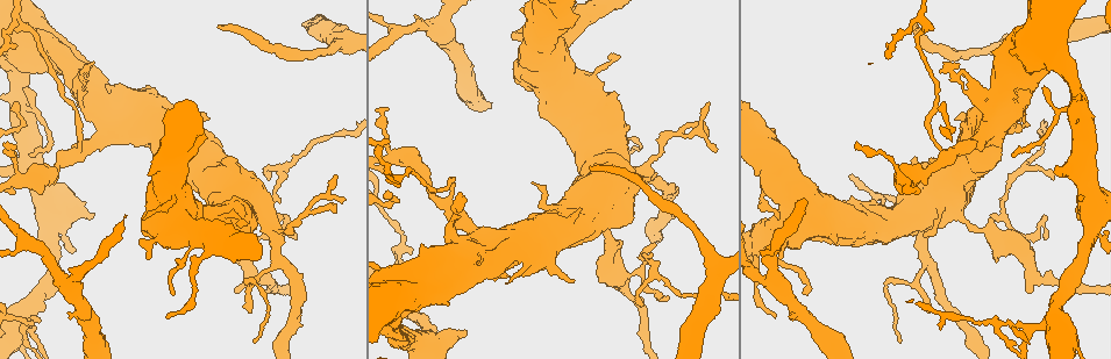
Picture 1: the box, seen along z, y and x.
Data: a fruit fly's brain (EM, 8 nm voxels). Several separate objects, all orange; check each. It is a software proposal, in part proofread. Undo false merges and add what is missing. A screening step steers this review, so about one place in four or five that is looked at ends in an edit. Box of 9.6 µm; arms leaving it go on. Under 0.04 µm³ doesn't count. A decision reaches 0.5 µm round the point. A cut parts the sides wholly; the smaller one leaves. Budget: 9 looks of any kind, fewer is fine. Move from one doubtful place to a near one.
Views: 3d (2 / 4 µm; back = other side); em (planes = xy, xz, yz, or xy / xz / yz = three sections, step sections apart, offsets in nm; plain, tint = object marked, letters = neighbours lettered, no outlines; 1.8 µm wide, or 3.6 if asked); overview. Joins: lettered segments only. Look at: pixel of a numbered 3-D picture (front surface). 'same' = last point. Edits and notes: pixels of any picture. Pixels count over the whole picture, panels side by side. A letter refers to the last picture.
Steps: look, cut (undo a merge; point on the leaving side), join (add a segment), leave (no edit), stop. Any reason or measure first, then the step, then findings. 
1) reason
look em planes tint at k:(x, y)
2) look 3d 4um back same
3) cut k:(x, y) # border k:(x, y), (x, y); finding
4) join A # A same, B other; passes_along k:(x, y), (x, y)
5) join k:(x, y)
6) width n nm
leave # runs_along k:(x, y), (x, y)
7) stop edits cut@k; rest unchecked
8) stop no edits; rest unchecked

side arm on a straight run
look 3d 4um at 1:(30, 240)

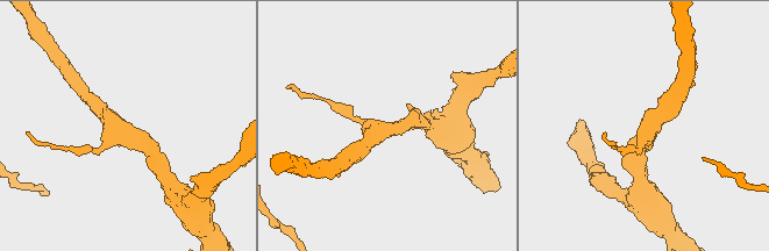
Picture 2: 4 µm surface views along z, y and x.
look em planes letters at 2:(381, 132)

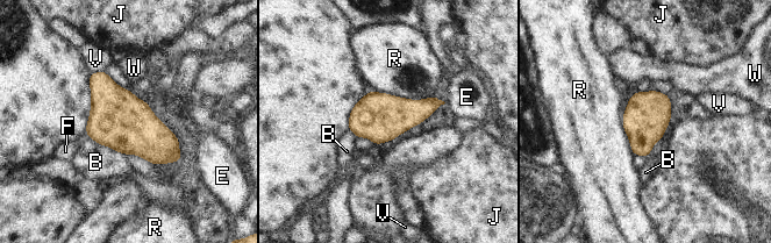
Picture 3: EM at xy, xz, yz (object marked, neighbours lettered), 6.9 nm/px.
width 300 nm
leave # B other, E other, F other, J other, R other, V other, W other; border 3:(370, 90), (408, 99), (426, 99); all the same neuron

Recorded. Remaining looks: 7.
thick turns thin
look 3d 4um at 1:(255, 209)

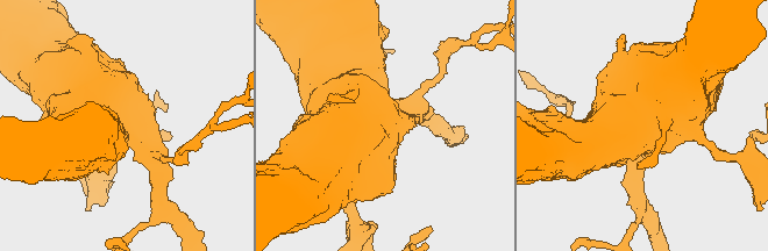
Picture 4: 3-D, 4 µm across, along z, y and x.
look em 3.6um xy step 16 tint same

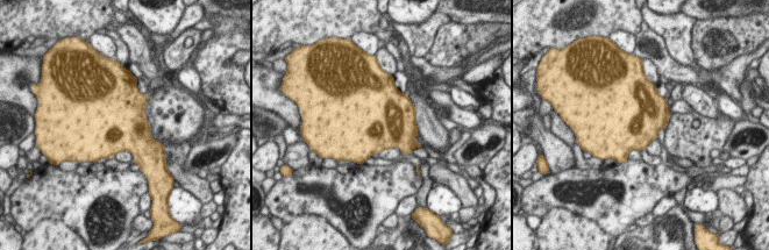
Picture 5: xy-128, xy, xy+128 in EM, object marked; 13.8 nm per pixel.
cut it another way
look em 3.6um planes letters same

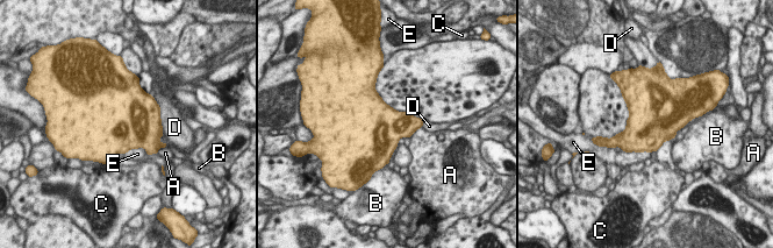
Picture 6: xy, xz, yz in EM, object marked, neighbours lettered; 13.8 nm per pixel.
width 700 nm
leave # A other, B other, C other, D other, E other; border 6:(622, 150), (651, 153); one neuron here

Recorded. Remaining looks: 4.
two arms in line, one across
look em planes letters at 1:(1012, 324)

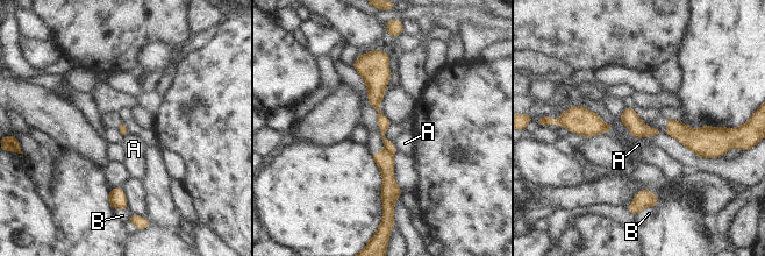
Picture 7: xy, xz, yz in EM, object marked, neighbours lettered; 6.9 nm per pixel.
longest_contact A 80 nm
cut 7:(383, 121) # A other, B other; part_leaving 7:(377, 58), (376, 105), (393, 150); a second neuron is stuck on

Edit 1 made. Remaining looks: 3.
a narrow waist
look 3d 2um at 1:(76, 153)

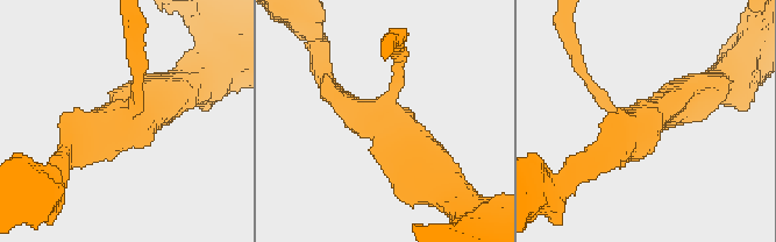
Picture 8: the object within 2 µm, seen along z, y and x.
arms 3; now the EM
look em planes letters at 8:(131, 112)

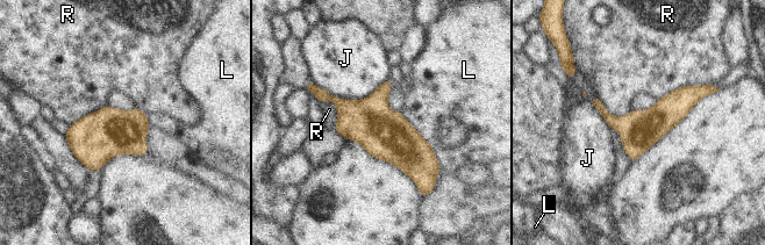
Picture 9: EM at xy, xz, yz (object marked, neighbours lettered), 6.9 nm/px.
longest_contact J 550 nm
leave # J other, L other, R other; runs_along 9:(319, 92), (366, 121), (417, 180); all the same neuron

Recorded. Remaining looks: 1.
stop edits cut@7; rest unchecked

